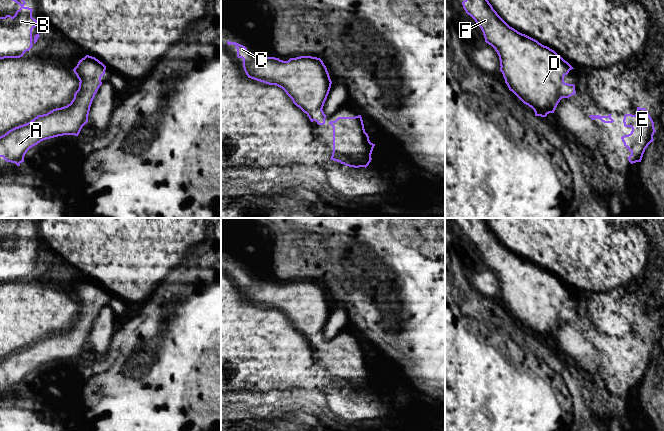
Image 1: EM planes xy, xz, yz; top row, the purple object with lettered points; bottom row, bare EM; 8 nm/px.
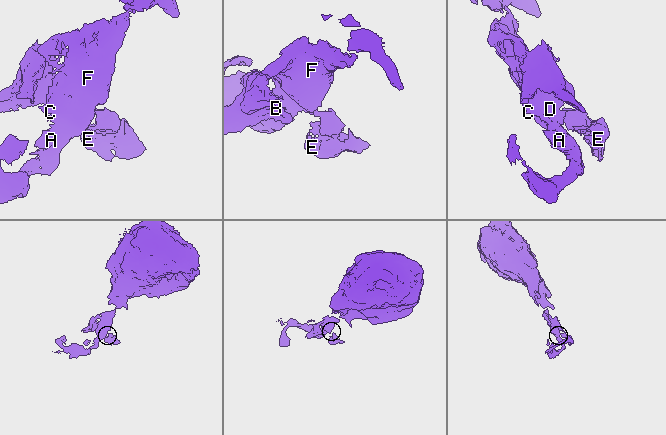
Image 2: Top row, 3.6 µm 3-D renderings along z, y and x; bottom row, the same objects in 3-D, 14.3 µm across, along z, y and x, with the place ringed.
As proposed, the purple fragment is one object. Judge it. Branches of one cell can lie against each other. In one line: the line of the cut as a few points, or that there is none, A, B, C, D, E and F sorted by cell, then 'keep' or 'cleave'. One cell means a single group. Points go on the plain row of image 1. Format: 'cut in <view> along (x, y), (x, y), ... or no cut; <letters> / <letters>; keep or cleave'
no cut; A B C D E F; keep

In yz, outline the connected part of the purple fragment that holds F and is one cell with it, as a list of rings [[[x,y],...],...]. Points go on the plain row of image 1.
[[[465,218],[466,223],[462,226],[463,232],[481,252],[485,266],[491,269],[497,276],[500,284],[500,295],[503,298],[505,307],[524,328],[531,331],[535,340],[546,341],[549,337],[554,337],[558,327],[562,322],[568,322],[576,318],[575,309],[564,306],[564,300],[574,293],[554,274],[542,269],[537,264],[522,258],[510,251],[493,233],[485,218]]]

